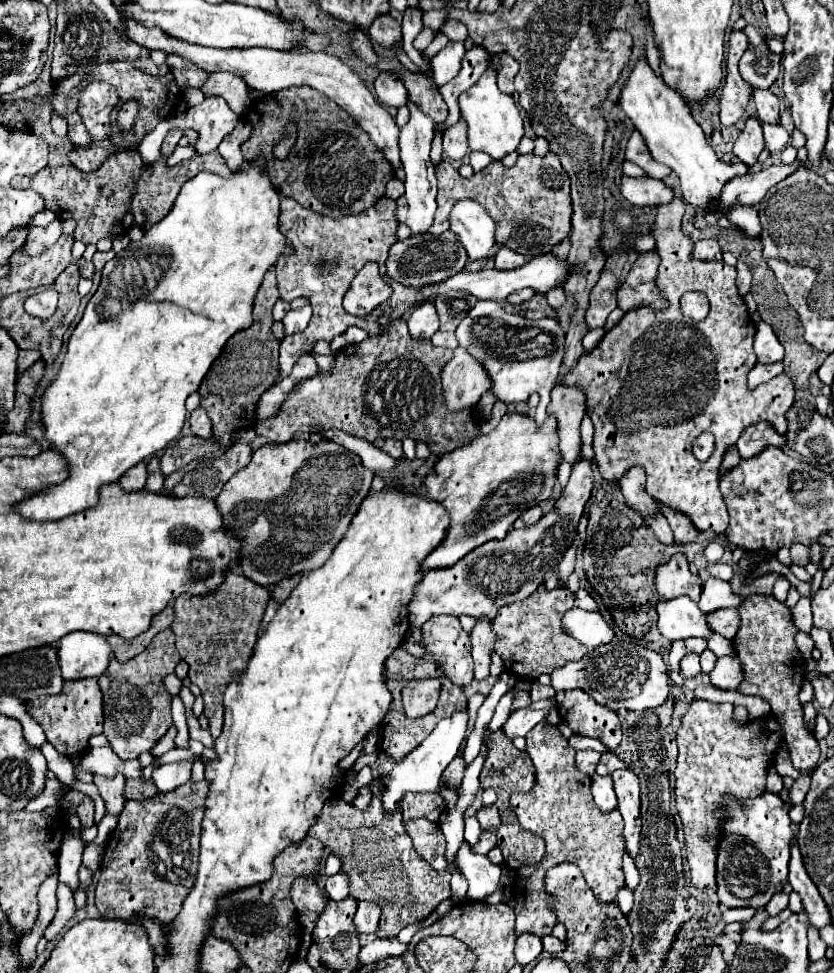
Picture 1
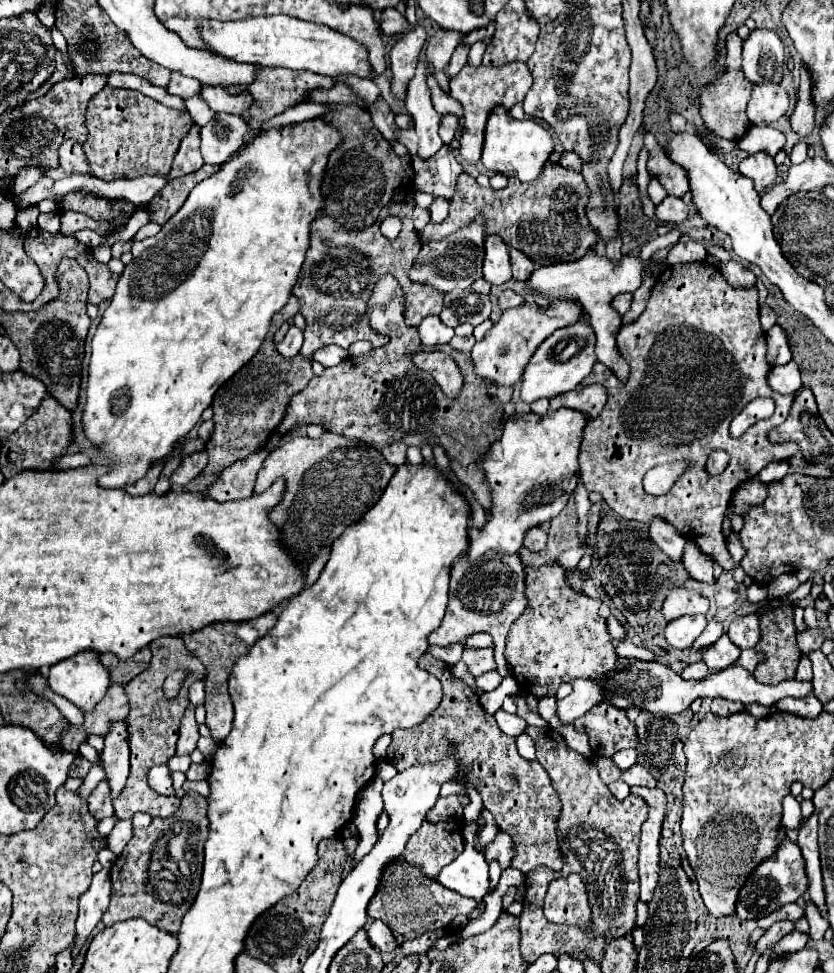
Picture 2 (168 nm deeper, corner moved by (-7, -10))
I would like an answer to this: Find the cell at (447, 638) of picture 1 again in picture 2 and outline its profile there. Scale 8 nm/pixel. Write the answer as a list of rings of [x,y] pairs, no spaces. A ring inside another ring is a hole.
[[[464,647],[462,661],[468,665],[468,671],[474,677],[478,677],[490,669],[496,669],[494,649],[468,649],[468,647]]]

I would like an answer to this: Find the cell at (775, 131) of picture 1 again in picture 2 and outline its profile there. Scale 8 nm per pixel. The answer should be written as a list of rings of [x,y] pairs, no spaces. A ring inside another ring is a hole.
[[[752,125],[750,131],[738,141],[738,147],[746,149],[748,153],[766,151],[770,155],[776,155],[784,143],[786,143],[786,137],[782,131],[770,125]]]

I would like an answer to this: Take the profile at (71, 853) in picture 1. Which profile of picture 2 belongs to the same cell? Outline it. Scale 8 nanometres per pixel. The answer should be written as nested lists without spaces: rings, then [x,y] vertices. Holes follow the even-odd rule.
[[[105,868],[102,870],[106,871],[96,873],[90,889],[80,895],[80,901],[78,901],[80,911],[78,911],[78,921],[76,921],[76,947],[74,947],[72,955],[76,955],[80,951],[80,947],[86,943],[86,939],[90,937],[96,923],[102,919],[104,911],[108,909],[112,884],[109,870]]]

